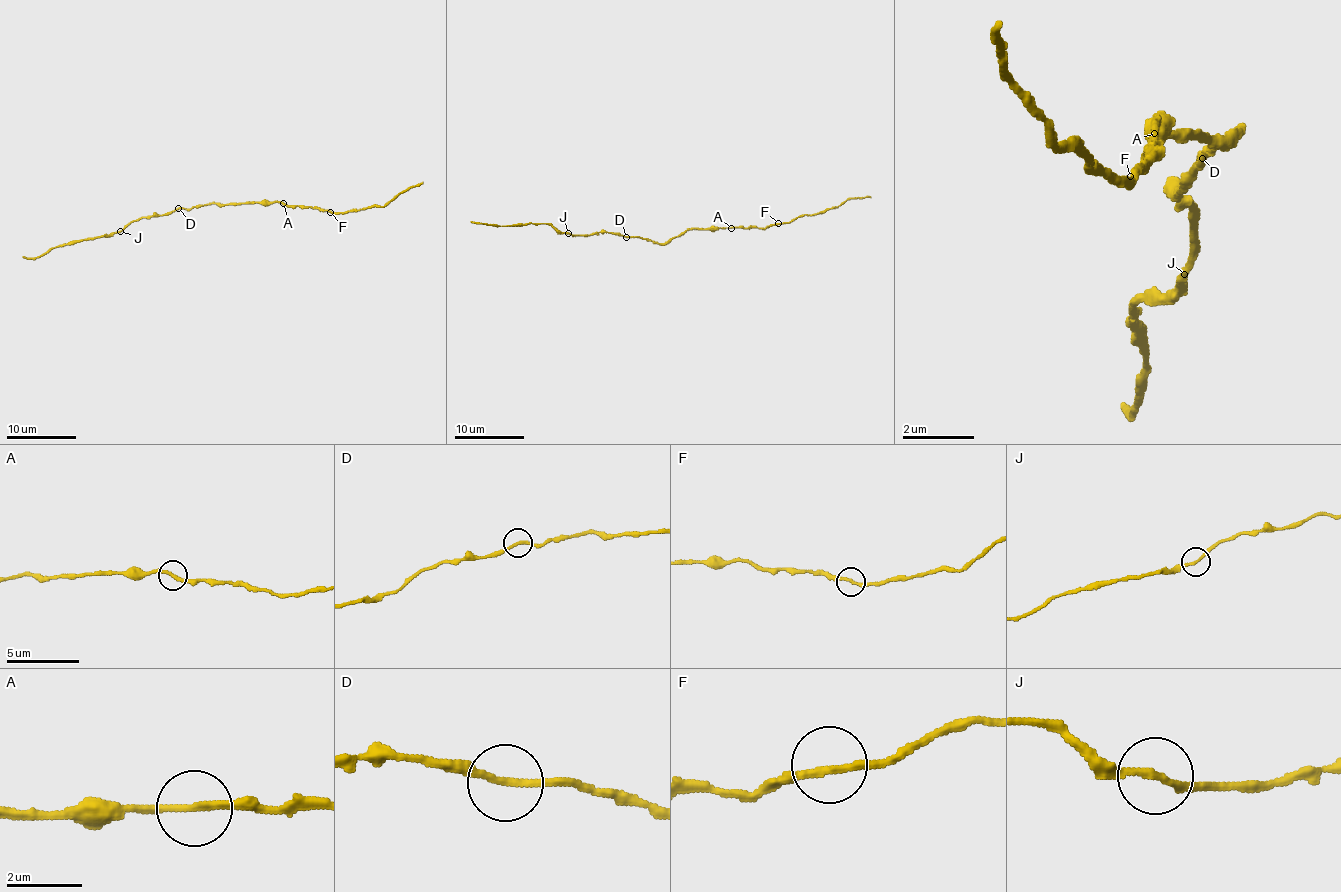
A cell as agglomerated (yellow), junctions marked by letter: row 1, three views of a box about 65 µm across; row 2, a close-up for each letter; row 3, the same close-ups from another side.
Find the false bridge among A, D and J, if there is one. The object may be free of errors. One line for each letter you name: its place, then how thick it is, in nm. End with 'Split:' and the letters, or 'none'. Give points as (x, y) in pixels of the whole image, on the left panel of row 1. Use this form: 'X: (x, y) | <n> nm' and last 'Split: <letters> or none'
A: (283, 203) | 190 nm
Split: A

